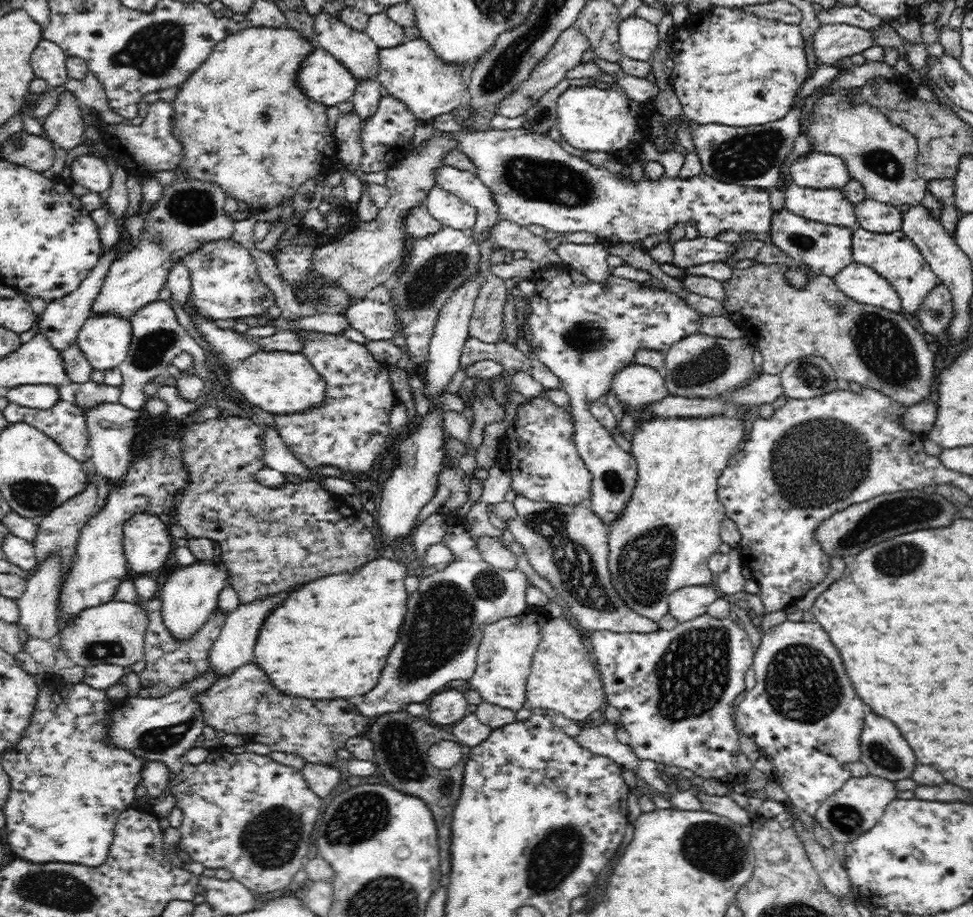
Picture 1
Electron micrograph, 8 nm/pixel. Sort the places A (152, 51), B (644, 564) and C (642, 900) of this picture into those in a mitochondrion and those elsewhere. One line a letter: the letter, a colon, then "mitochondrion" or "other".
A: mitochondrion
B: mitochondrion
C: other

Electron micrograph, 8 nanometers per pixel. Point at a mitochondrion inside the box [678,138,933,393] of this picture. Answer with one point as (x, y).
(882, 346)

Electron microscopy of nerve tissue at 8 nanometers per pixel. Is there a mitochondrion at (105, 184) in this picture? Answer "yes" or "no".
no

